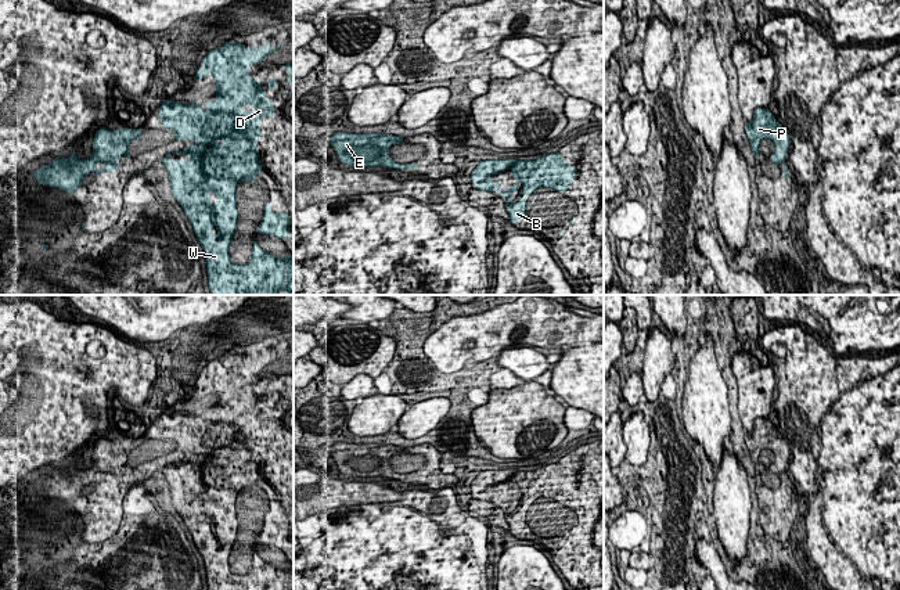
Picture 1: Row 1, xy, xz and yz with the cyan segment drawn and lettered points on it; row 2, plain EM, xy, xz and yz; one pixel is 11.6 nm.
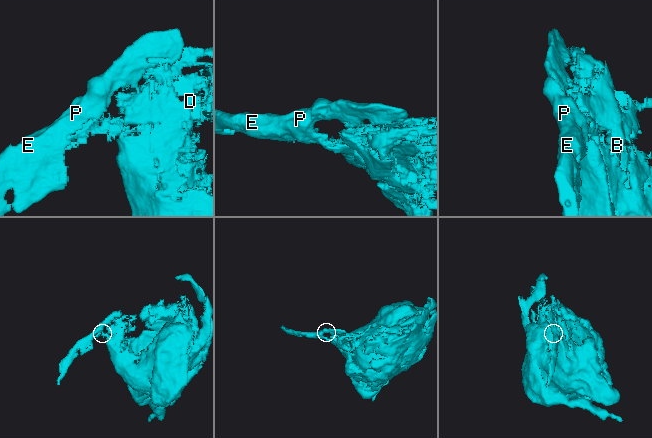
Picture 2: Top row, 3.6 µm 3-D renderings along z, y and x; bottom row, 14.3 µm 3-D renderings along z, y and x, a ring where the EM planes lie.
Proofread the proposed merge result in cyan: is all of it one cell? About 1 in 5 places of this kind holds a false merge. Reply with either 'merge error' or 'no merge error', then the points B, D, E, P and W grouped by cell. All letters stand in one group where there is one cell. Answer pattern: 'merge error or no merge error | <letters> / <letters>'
no merge error | B D E P W

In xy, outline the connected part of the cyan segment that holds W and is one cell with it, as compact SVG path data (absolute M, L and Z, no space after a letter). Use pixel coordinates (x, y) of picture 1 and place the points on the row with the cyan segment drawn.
M269 39L260 48L245 48L244 44L227 42L223 46L209 51L204 60L202 66L195 72L195 82L205 79L209 73L216 80L216 98L206 101L204 111L198 102L180 104L174 98L172 101L162 100L159 107L159 120L163 129L172 129L176 134L169 138L174 140L194 140L188 148L183 151L170 151L162 159L165 169L169 173L172 194L181 205L186 216L191 223L191 231L195 234L198 242L202 245L205 253L205 265L208 273L208 285L212 295L294 295L294 256L273 256L263 251L258 241L253 241L252 259L246 265L235 265L230 260L228 248L231 238L237 229L238 209L237 209L237 187L240 181L253 181L263 168L260 165L256 143L262 136L259 125L263 116L273 116L276 105L266 100L266 91L262 90L260 82L253 82L249 78L248 68L258 65L270 53L282 47L271 48L267 44Z

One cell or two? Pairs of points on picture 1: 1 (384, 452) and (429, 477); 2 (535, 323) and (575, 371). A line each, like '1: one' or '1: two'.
1: one
2: two

